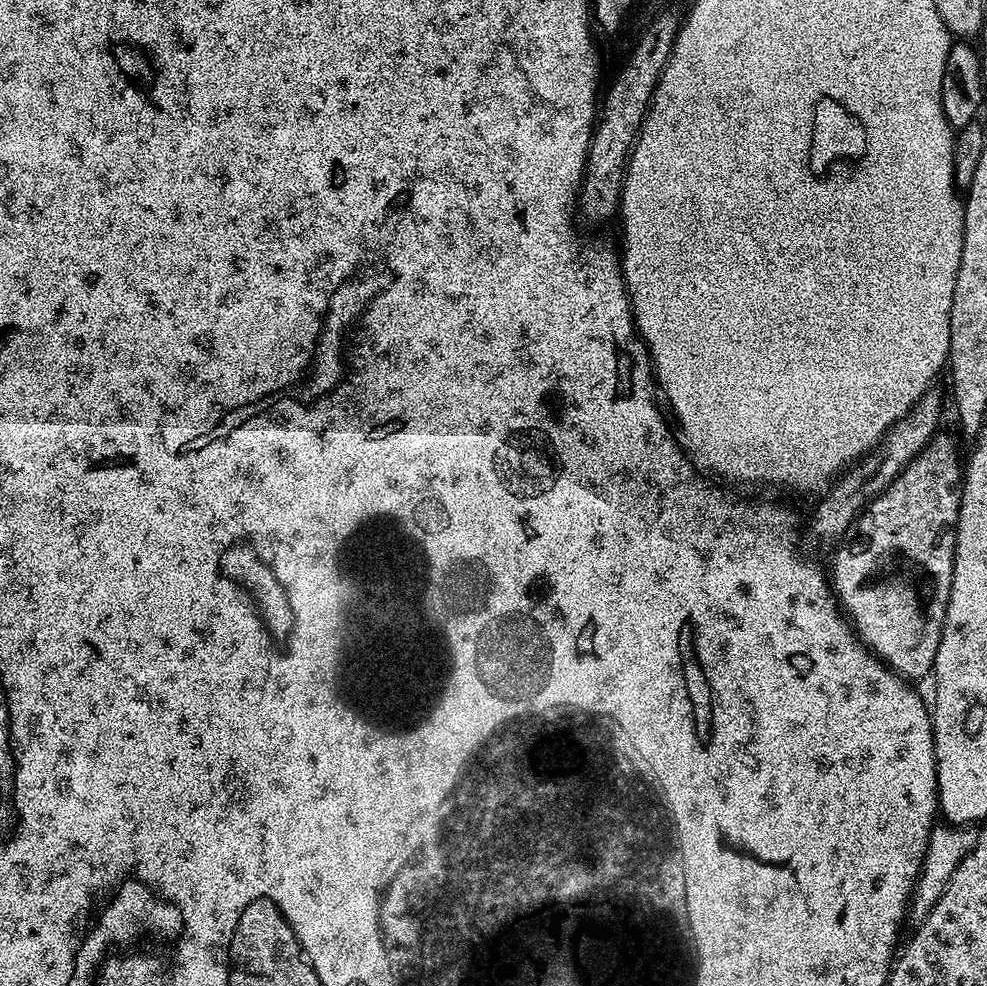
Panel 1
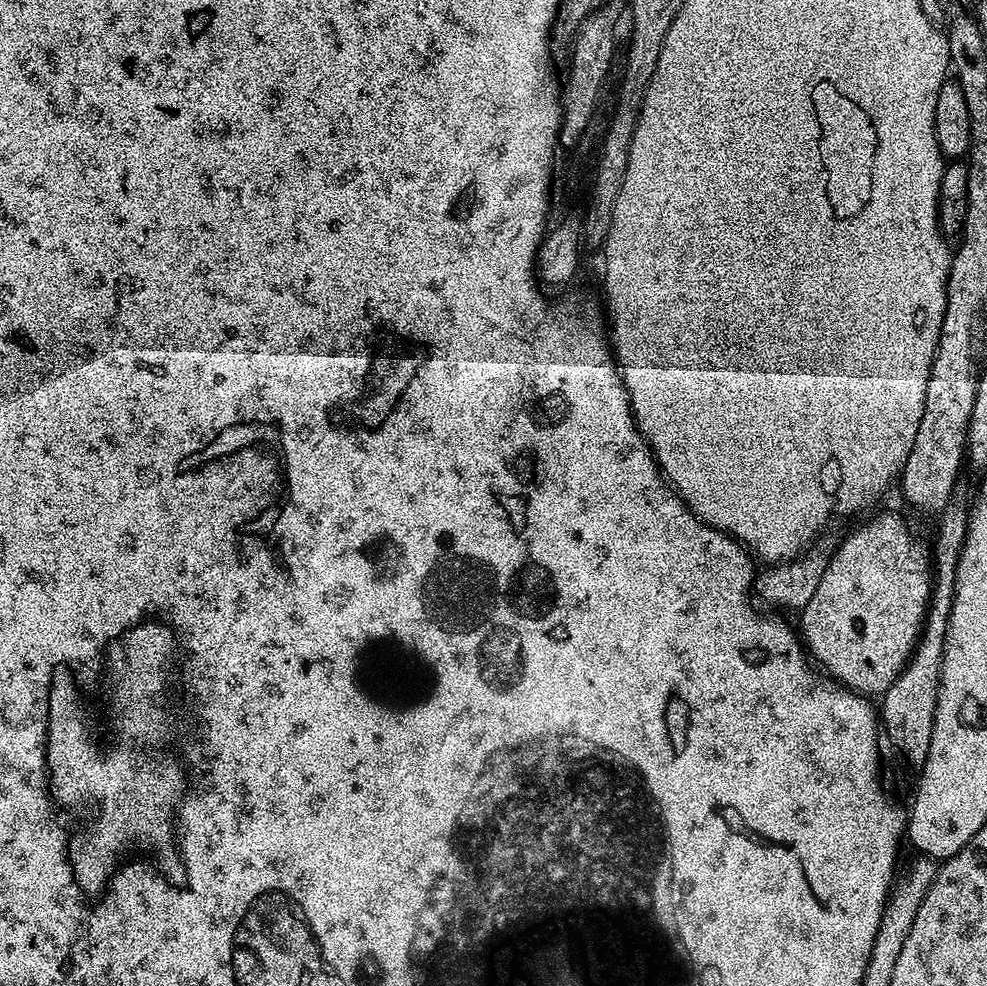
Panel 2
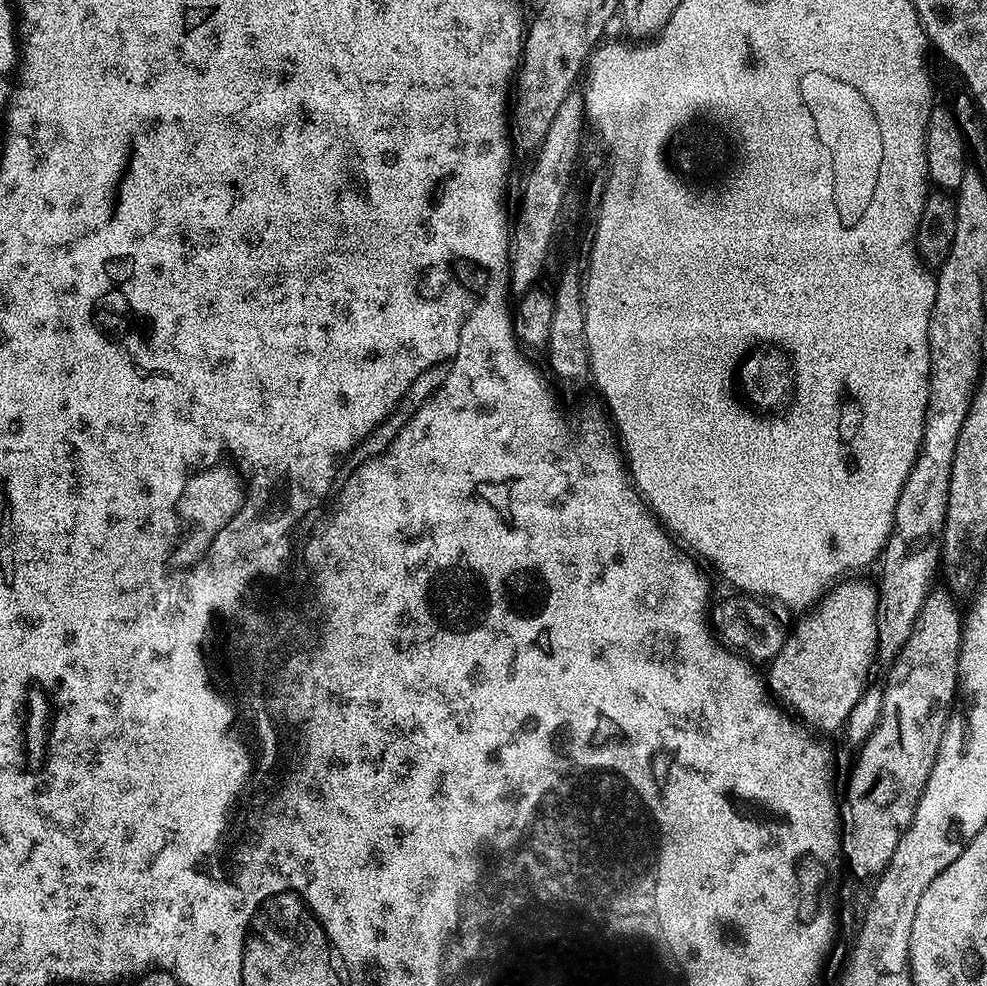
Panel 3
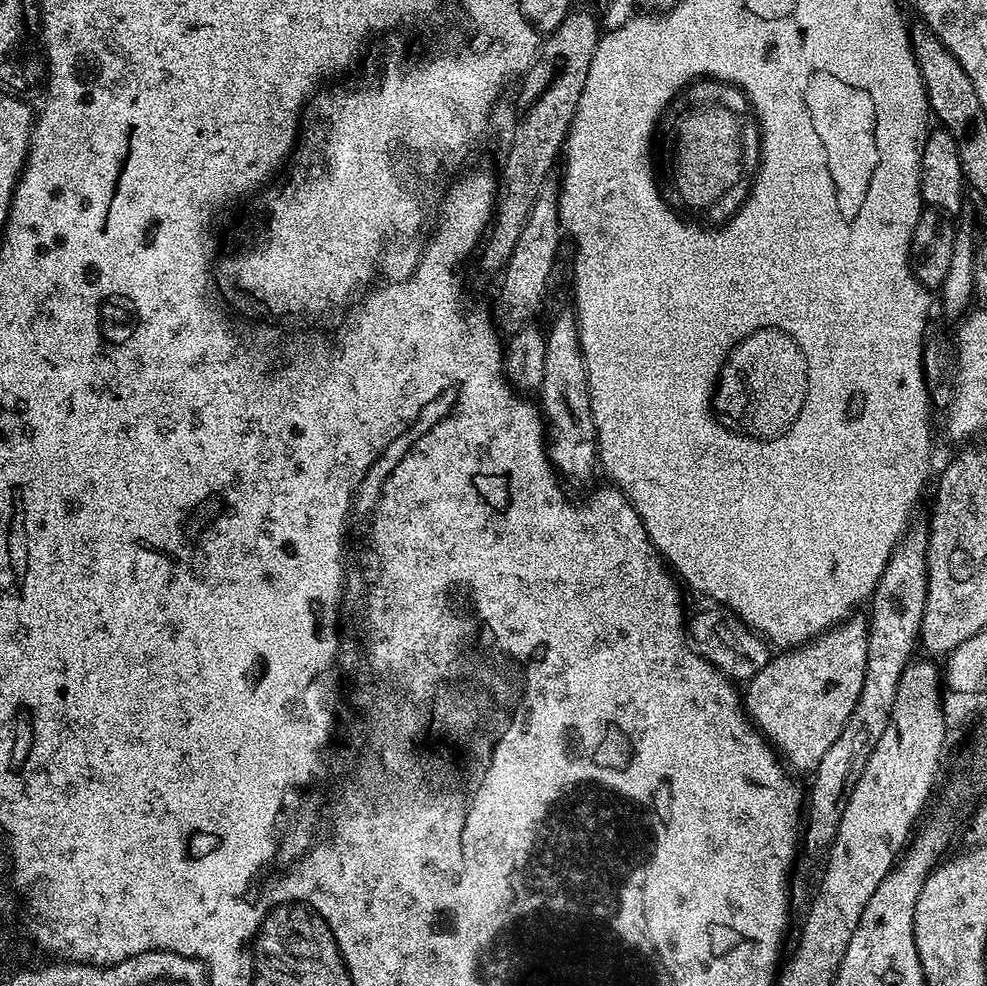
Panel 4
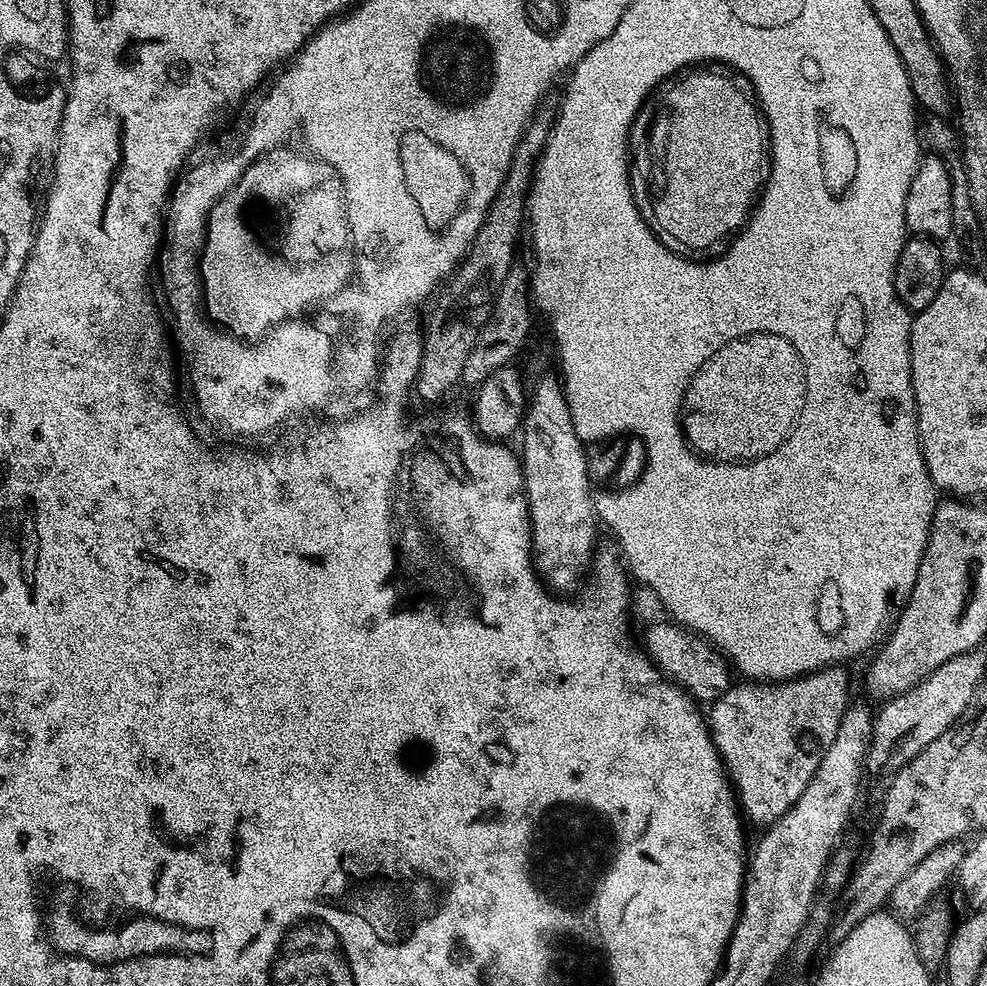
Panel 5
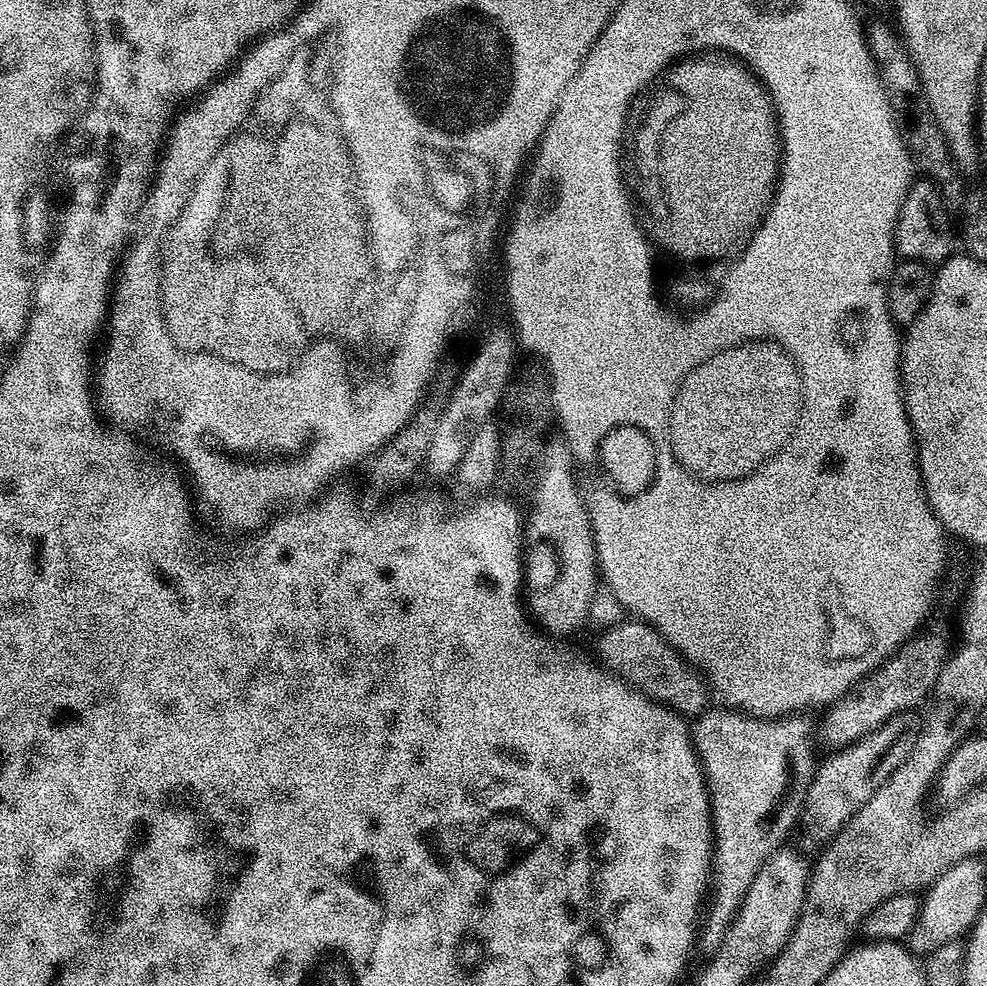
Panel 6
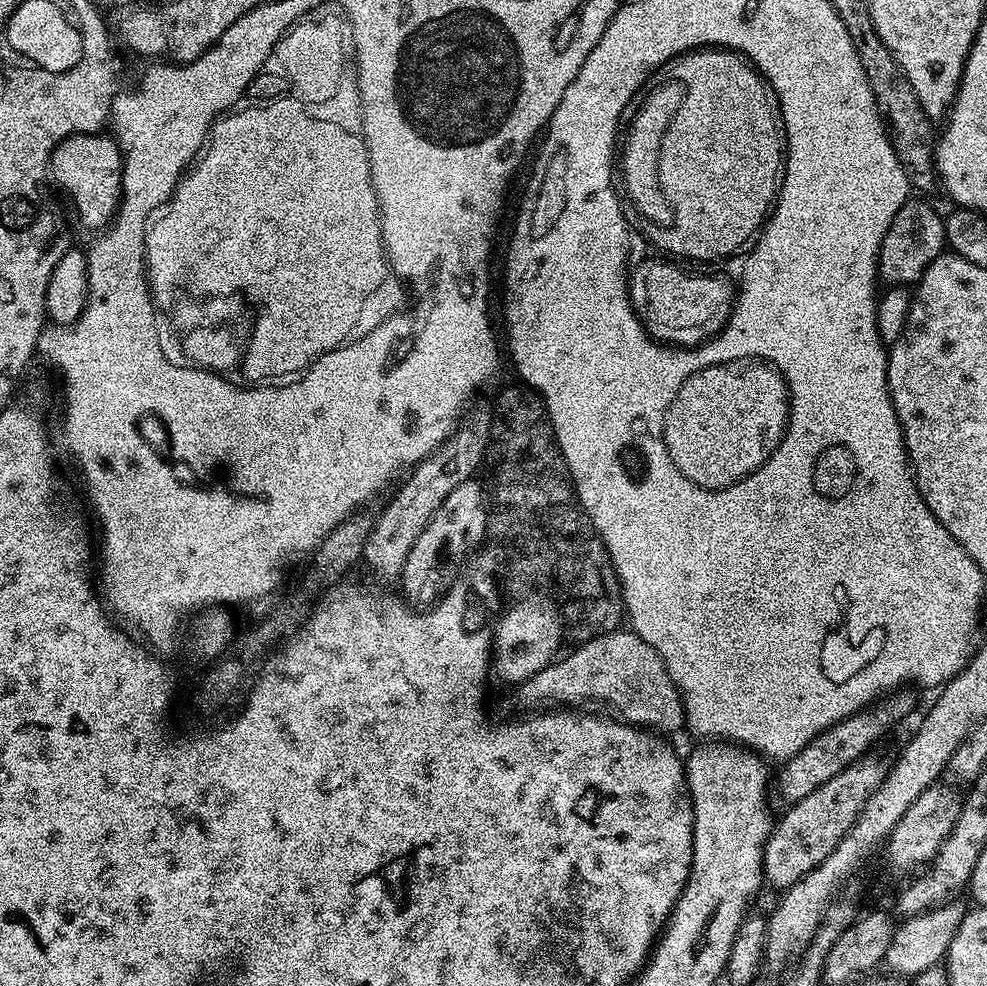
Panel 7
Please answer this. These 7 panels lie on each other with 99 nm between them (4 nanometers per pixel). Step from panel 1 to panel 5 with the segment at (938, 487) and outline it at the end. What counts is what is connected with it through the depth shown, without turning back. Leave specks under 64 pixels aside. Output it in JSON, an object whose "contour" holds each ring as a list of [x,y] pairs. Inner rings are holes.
{"contour":[[[833,666],[821,668],[819,672],[814,672],[807,676],[798,676],[794,680],[736,682],[733,683],[731,688],[726,690],[726,694],[722,694],[716,700],[711,701],[709,708],[712,709],[706,712],[706,723],[711,731],[712,740],[716,744],[718,754],[724,762],[724,768],[728,771],[728,778],[732,781],[732,787],[738,797],[738,803],[743,815],[749,821],[752,819],[754,823],[764,824],[763,826],[775,824],[777,820],[782,818],[782,814],[786,814],[786,810],[790,810],[798,802],[798,798],[802,798],[806,786],[810,786],[810,780],[814,778],[814,772],[818,770],[822,758],[826,758],[826,750],[830,750],[830,742],[834,742],[834,734],[838,734],[838,726],[842,722],[842,714],[847,710],[850,703],[850,697],[848,697],[848,676],[844,671],[843,667]]]}

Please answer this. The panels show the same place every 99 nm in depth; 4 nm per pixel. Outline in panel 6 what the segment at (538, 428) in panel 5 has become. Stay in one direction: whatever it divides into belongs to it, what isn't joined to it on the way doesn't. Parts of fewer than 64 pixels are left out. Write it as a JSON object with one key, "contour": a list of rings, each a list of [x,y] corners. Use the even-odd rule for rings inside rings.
{"contour":[[[549,439],[544,445],[543,460],[544,465],[538,468],[543,479],[532,513],[532,564],[522,568],[522,584],[524,588],[532,584],[532,603],[526,606],[531,619],[536,619],[549,637],[561,638],[578,631],[592,612],[596,580],[598,584],[596,539],[585,497],[582,492],[580,496],[576,476],[572,473],[572,451],[563,439]]]}

